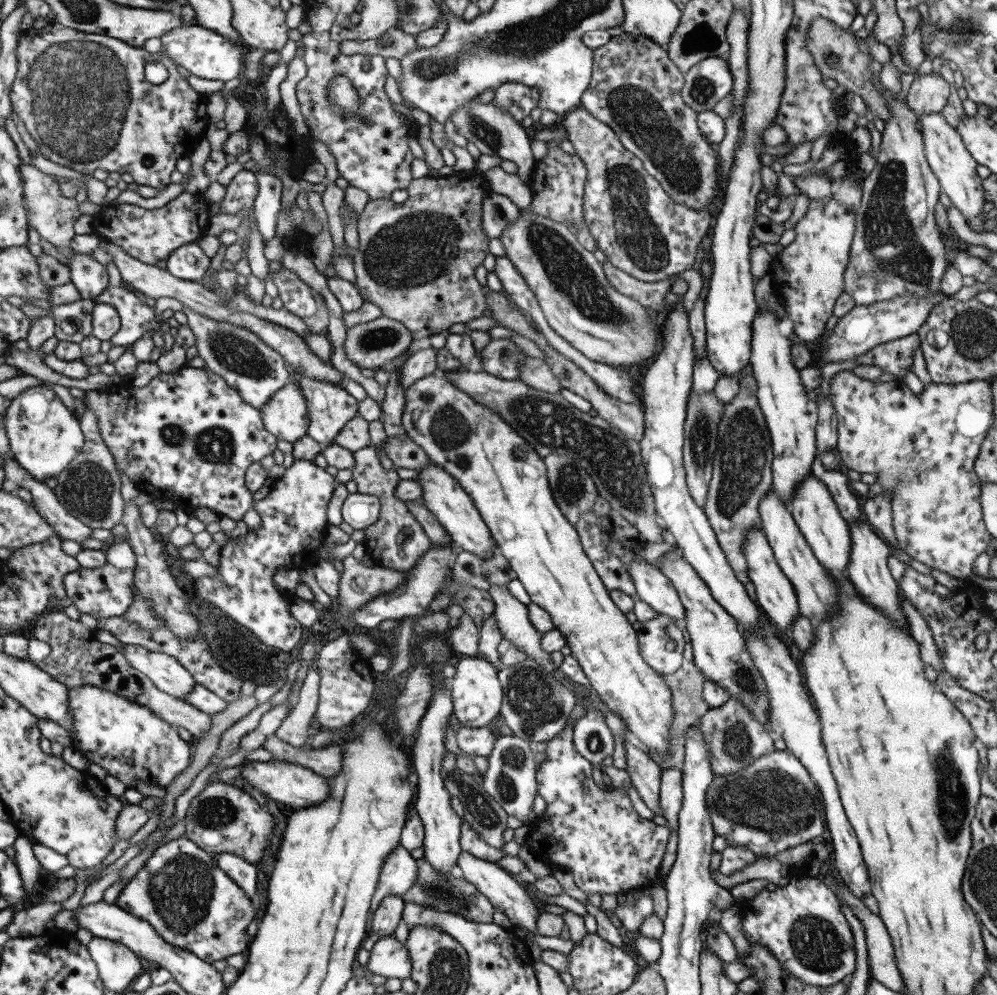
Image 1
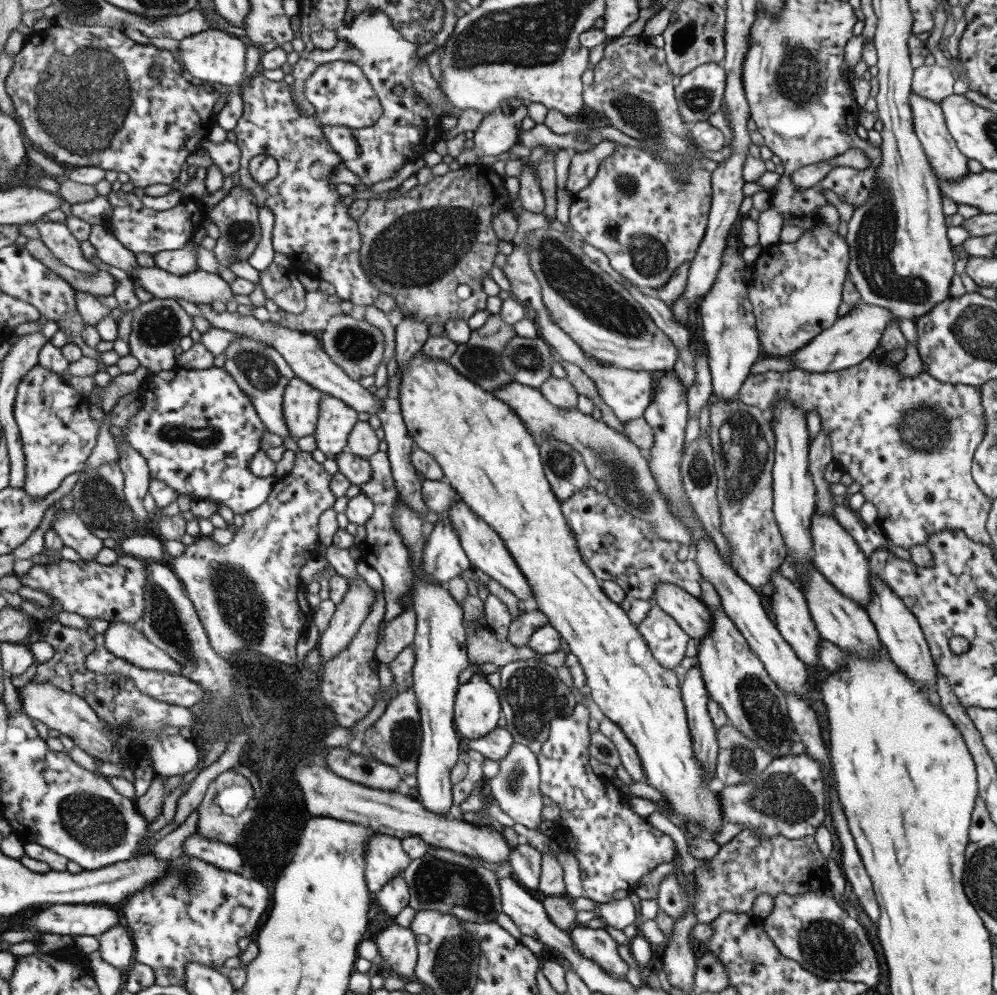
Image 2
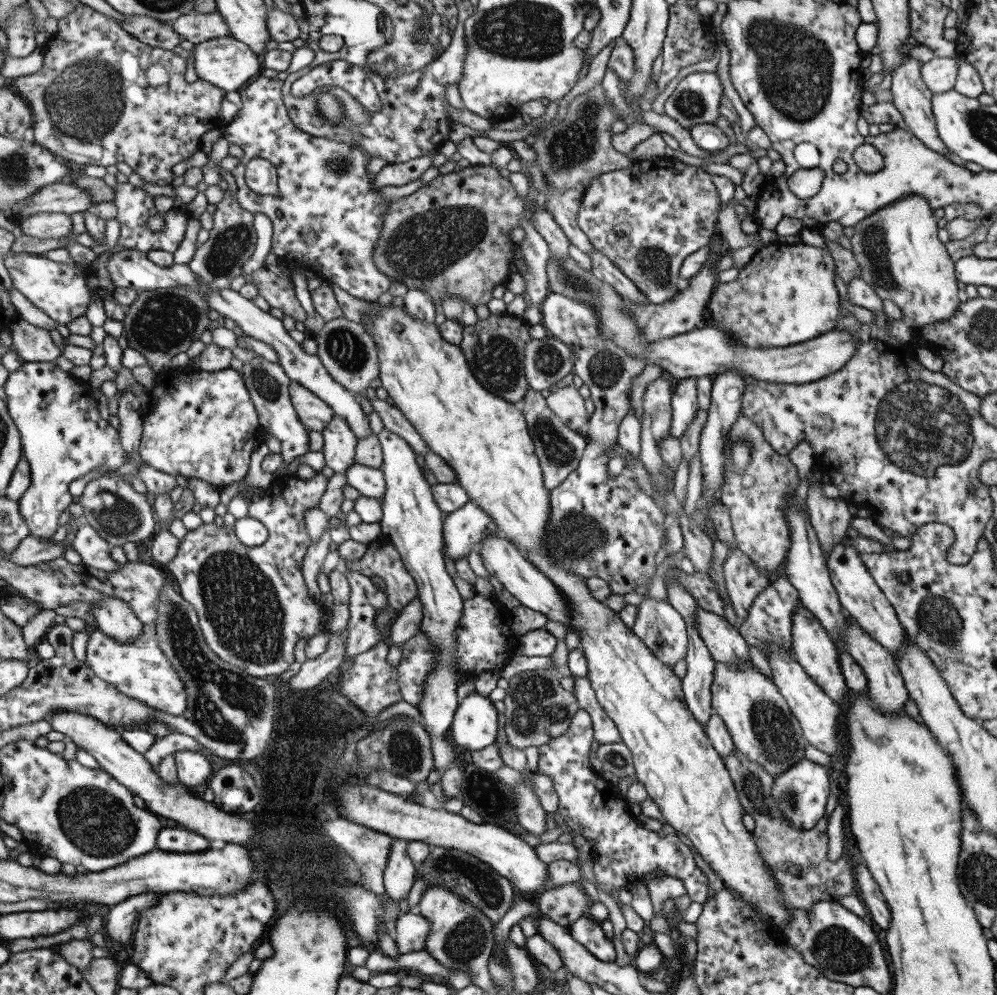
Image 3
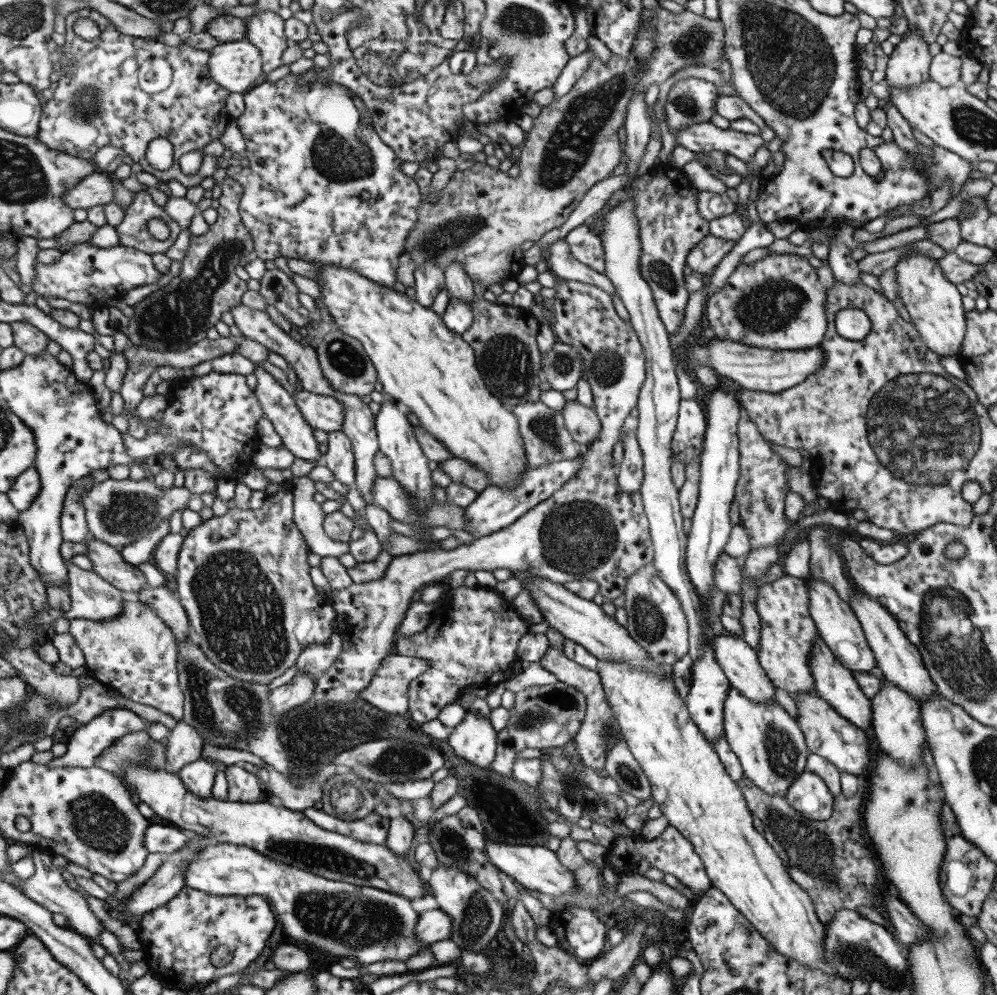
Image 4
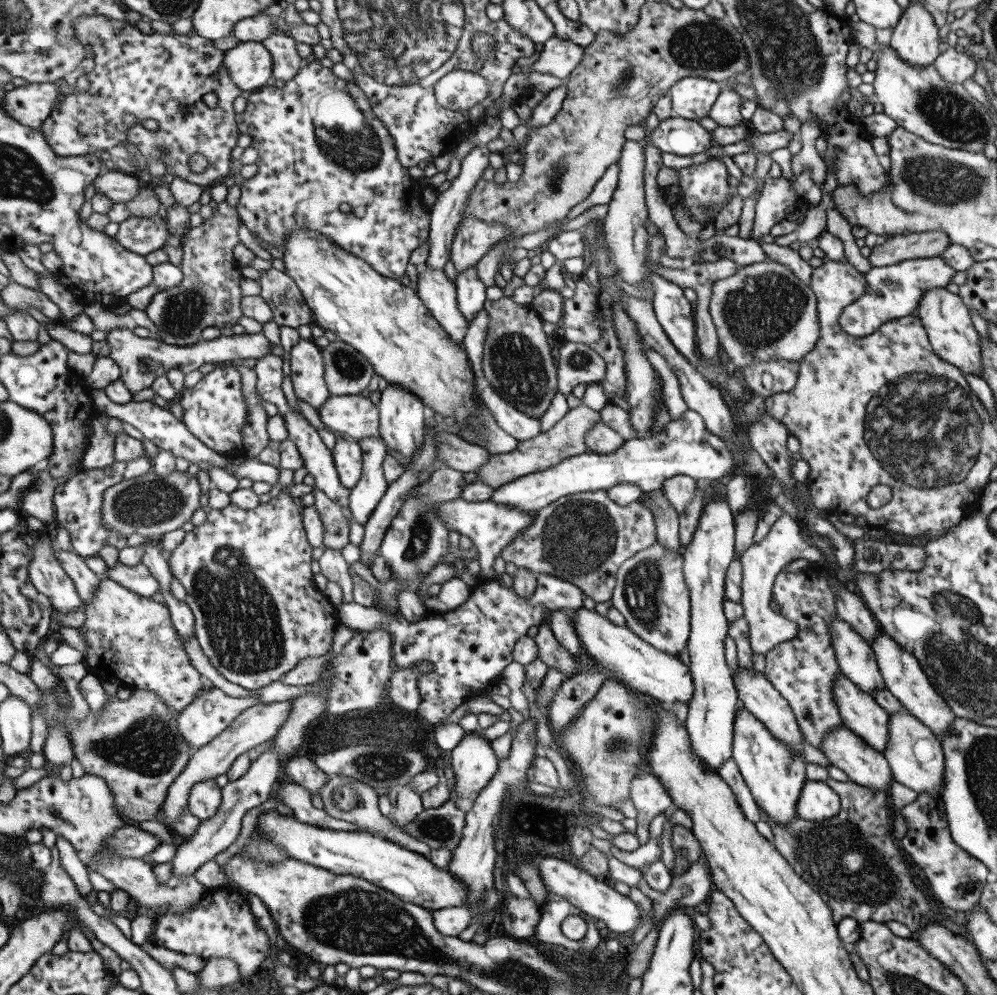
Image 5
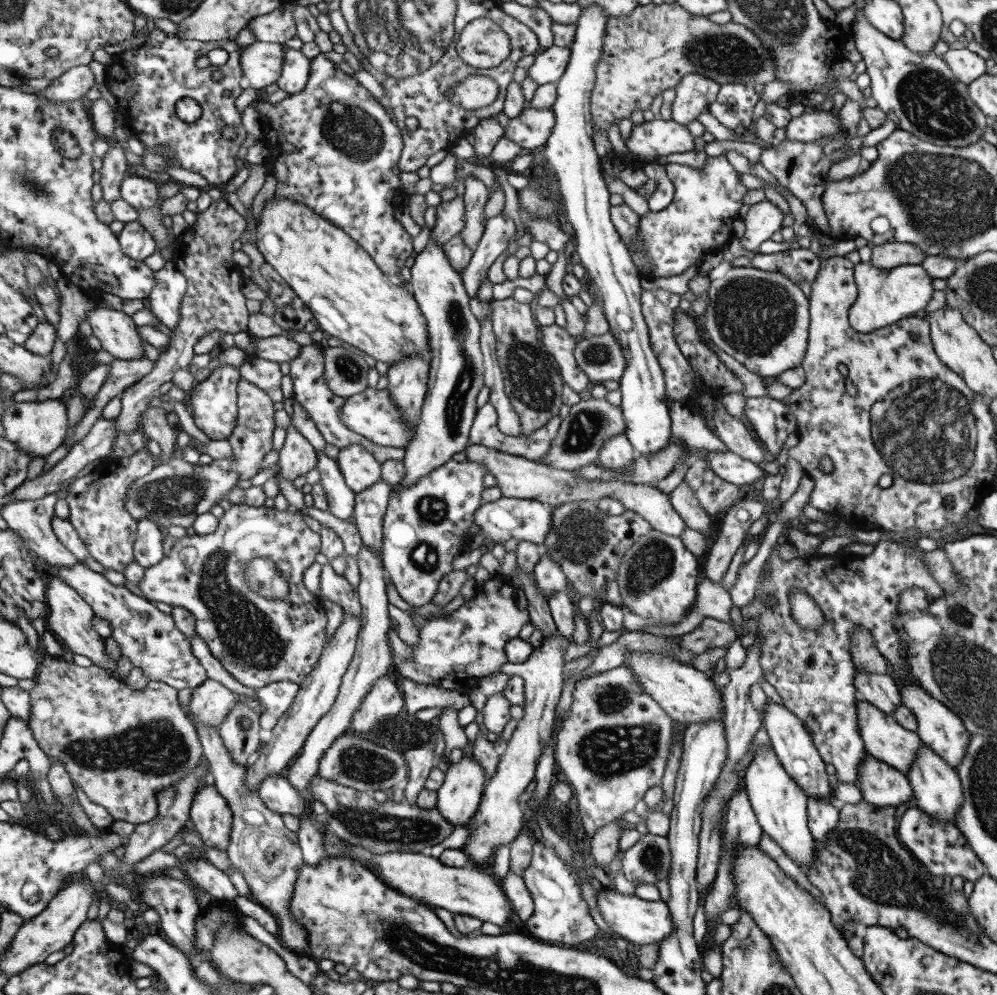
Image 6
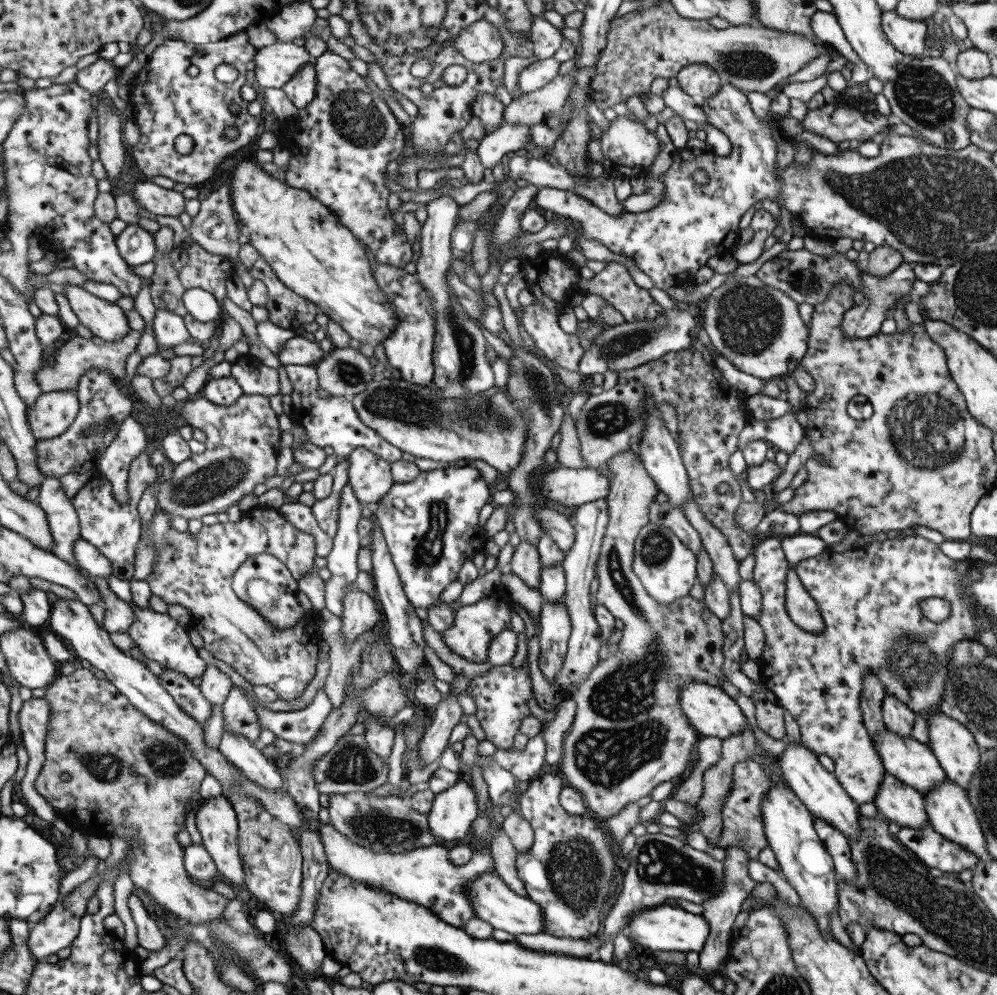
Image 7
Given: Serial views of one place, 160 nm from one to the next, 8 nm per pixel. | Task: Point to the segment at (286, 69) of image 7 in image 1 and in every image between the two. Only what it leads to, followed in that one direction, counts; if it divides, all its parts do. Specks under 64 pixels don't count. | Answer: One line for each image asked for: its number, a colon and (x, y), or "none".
1: (205, 53)
2: (215, 57)
3: (230, 64)
4: (236, 66)
5: (250, 64)
6: (262, 63)

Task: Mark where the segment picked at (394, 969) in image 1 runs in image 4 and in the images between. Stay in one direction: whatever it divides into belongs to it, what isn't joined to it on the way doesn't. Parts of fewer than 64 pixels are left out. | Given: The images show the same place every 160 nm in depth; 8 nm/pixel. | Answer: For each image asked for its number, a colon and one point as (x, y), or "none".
2: (395, 945)
3: (410, 930)
4: (432, 925)

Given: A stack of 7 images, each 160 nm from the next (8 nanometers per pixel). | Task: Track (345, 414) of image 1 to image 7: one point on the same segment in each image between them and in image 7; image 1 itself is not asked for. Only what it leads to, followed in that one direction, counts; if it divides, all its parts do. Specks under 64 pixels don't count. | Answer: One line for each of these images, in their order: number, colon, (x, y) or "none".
2: (337, 418)
3: (338, 442)
4: (338, 457)
5: (347, 457)
6: (360, 470)
7: (369, 477)

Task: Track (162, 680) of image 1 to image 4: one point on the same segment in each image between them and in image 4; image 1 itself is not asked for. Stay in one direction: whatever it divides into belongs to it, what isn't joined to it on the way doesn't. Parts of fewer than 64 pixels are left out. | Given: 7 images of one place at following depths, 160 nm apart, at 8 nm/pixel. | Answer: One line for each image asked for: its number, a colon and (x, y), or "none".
2: (125, 640)
3: (114, 616)
4: (92, 597)

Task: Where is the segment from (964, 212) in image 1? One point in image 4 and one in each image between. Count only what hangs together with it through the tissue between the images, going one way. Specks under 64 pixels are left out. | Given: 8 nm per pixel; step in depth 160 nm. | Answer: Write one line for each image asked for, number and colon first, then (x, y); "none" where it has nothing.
2: (945, 159)
3: (910, 97)
4: (907, 65)

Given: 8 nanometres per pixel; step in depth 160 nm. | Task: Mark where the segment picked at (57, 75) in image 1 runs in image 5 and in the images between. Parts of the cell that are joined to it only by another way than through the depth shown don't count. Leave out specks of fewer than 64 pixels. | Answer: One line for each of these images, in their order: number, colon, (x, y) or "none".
2: (85, 95)
3: (92, 103)
4: (99, 102)
5: (148, 76)

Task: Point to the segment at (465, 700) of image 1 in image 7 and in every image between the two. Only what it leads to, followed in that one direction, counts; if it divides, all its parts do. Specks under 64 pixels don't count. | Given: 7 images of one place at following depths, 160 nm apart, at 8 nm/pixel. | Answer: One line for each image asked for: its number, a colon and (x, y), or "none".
2: (476, 709)
3: (474, 724)
4: (473, 739)
5: (473, 762)
6: (457, 798)
7: (452, 811)

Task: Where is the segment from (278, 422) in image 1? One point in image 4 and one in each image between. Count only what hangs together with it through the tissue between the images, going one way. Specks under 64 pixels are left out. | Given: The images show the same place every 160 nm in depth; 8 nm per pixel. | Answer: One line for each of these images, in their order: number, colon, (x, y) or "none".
2: (302, 402)
3: (314, 412)
4: (325, 413)

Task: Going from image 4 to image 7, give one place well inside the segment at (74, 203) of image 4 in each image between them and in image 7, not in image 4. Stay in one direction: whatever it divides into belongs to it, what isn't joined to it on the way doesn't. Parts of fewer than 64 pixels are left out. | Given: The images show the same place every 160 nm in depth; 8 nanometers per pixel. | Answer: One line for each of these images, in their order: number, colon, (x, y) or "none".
5: (121, 187)
6: (139, 191)
7: (161, 201)

